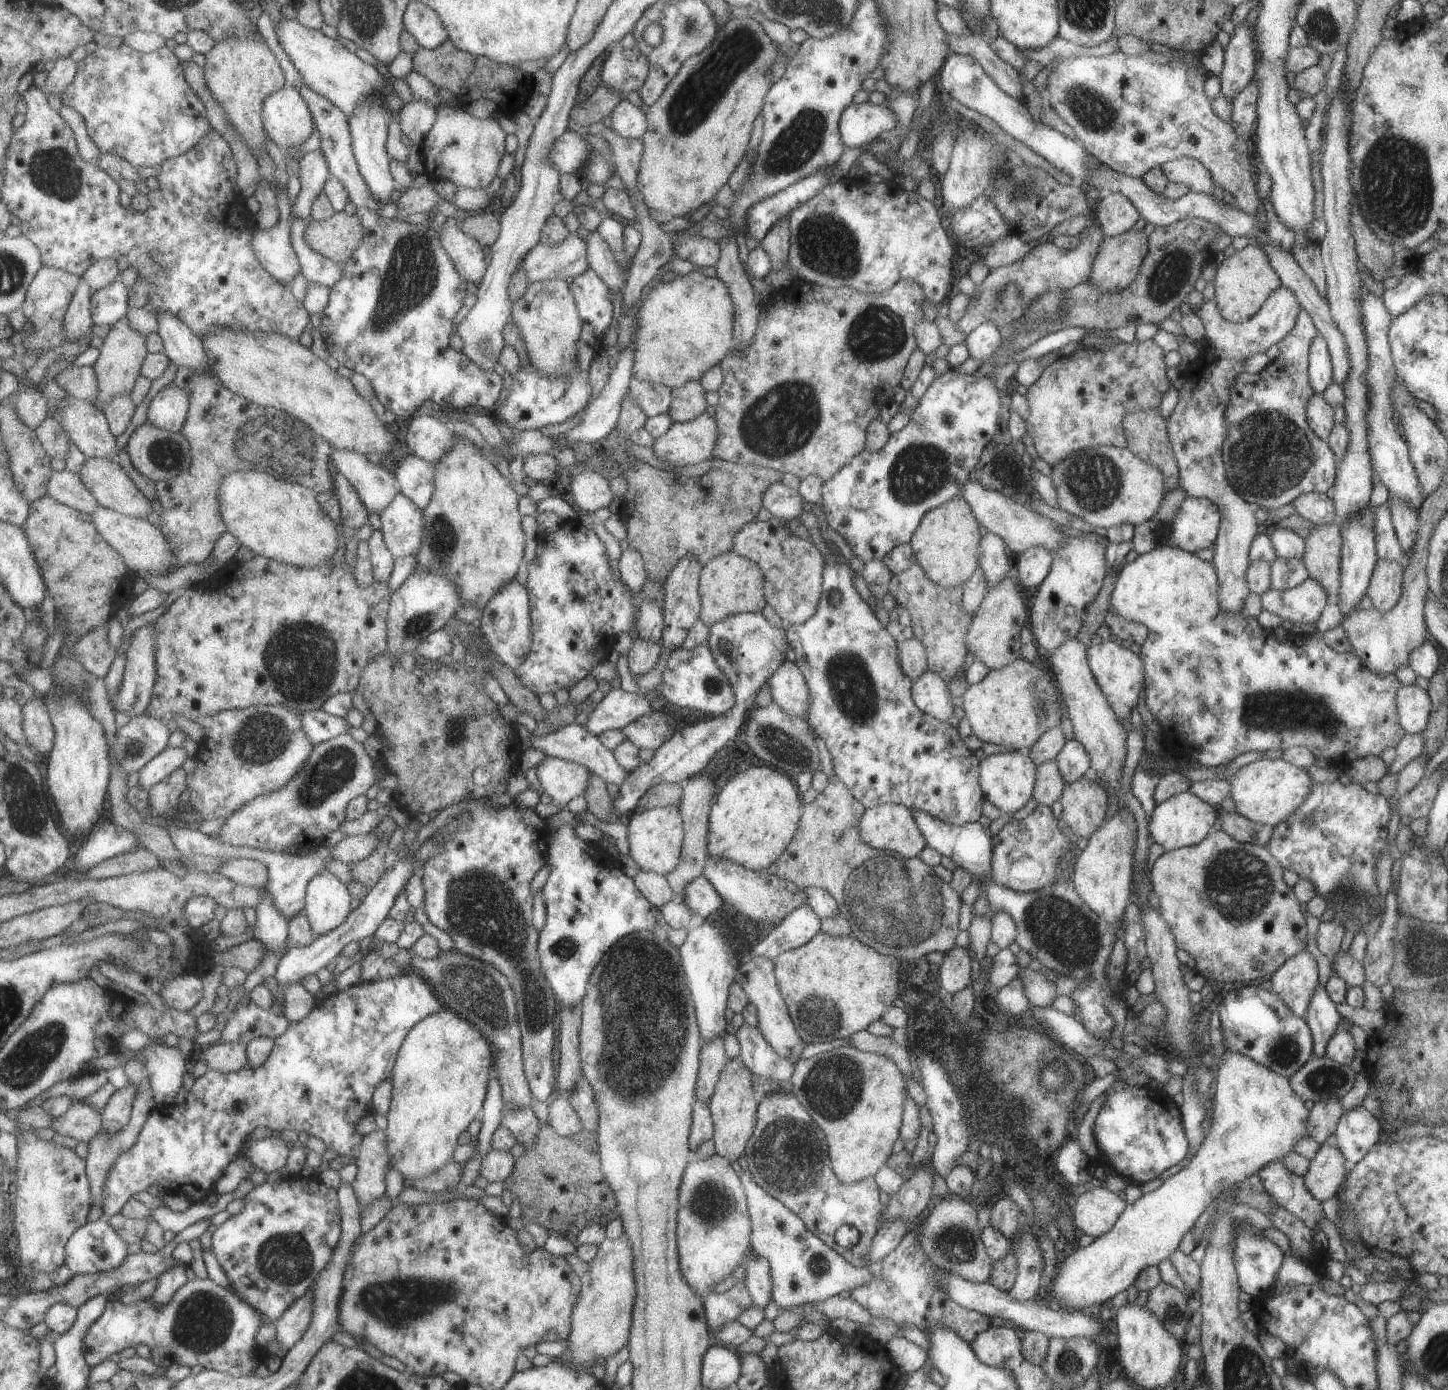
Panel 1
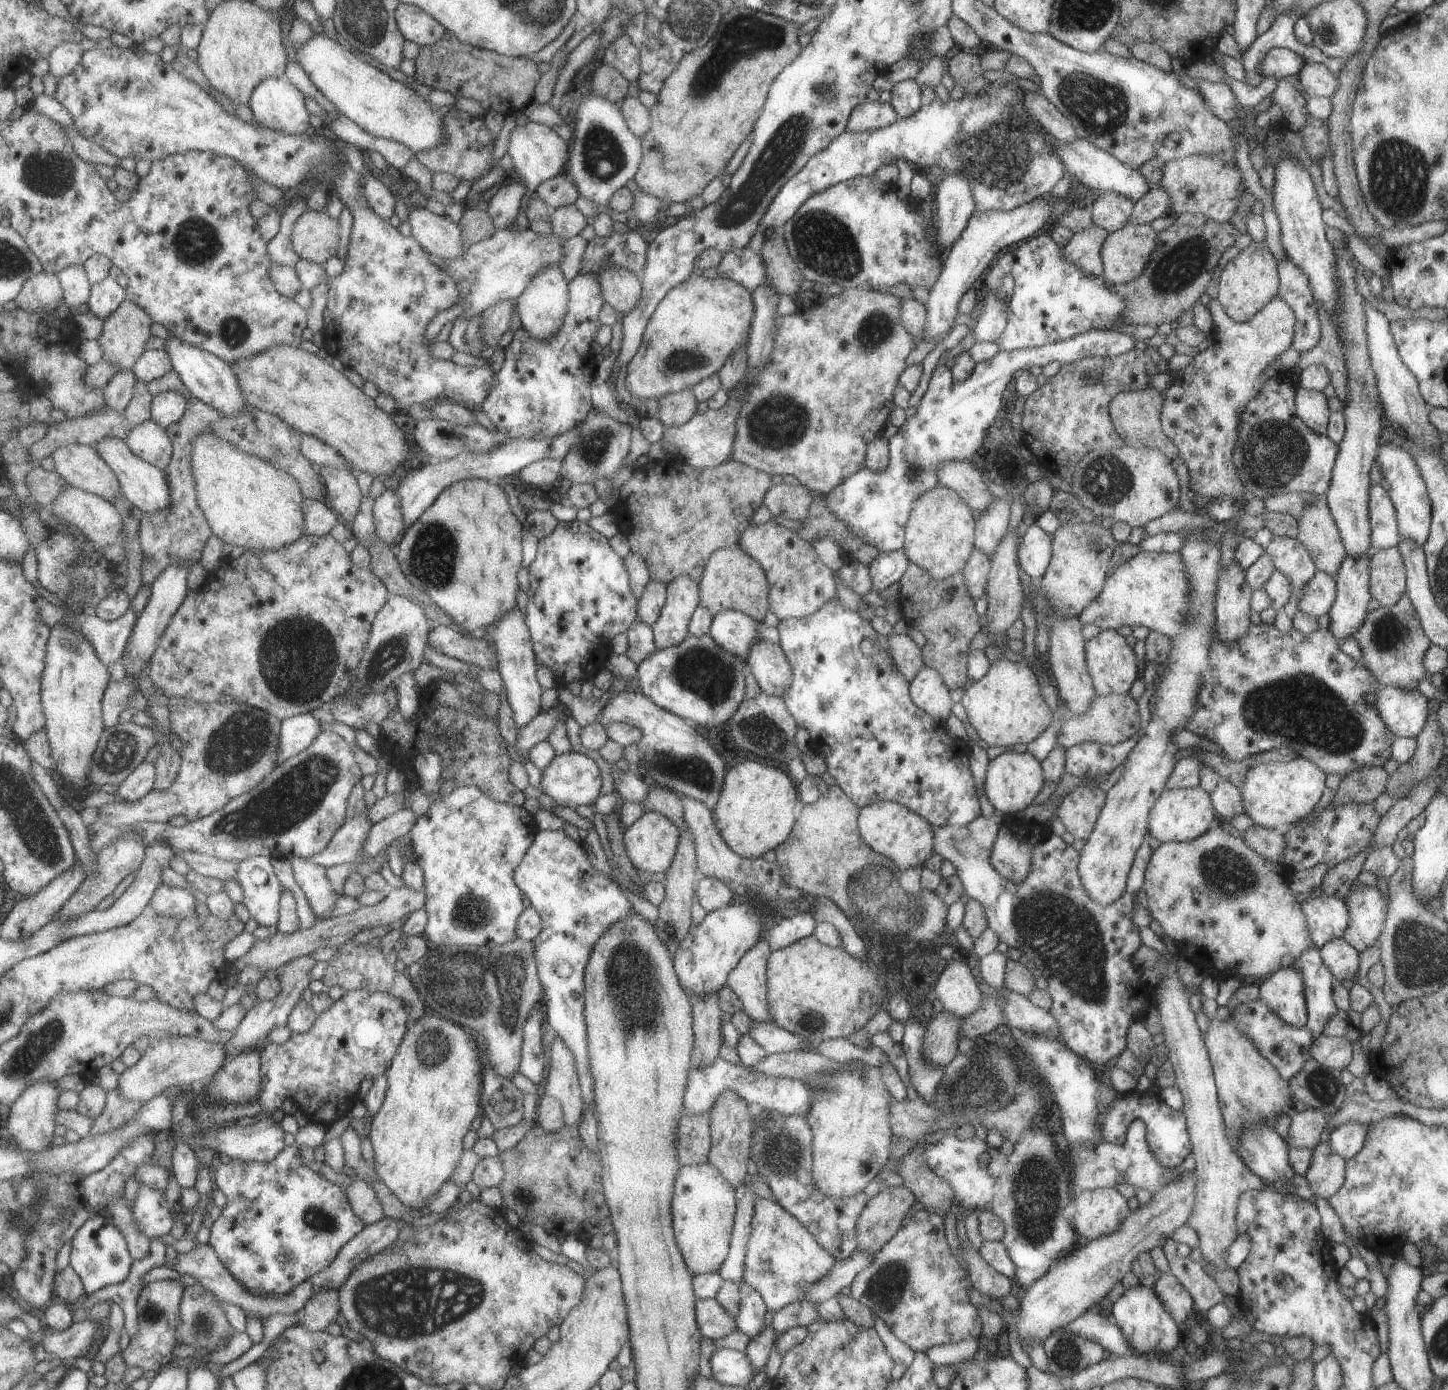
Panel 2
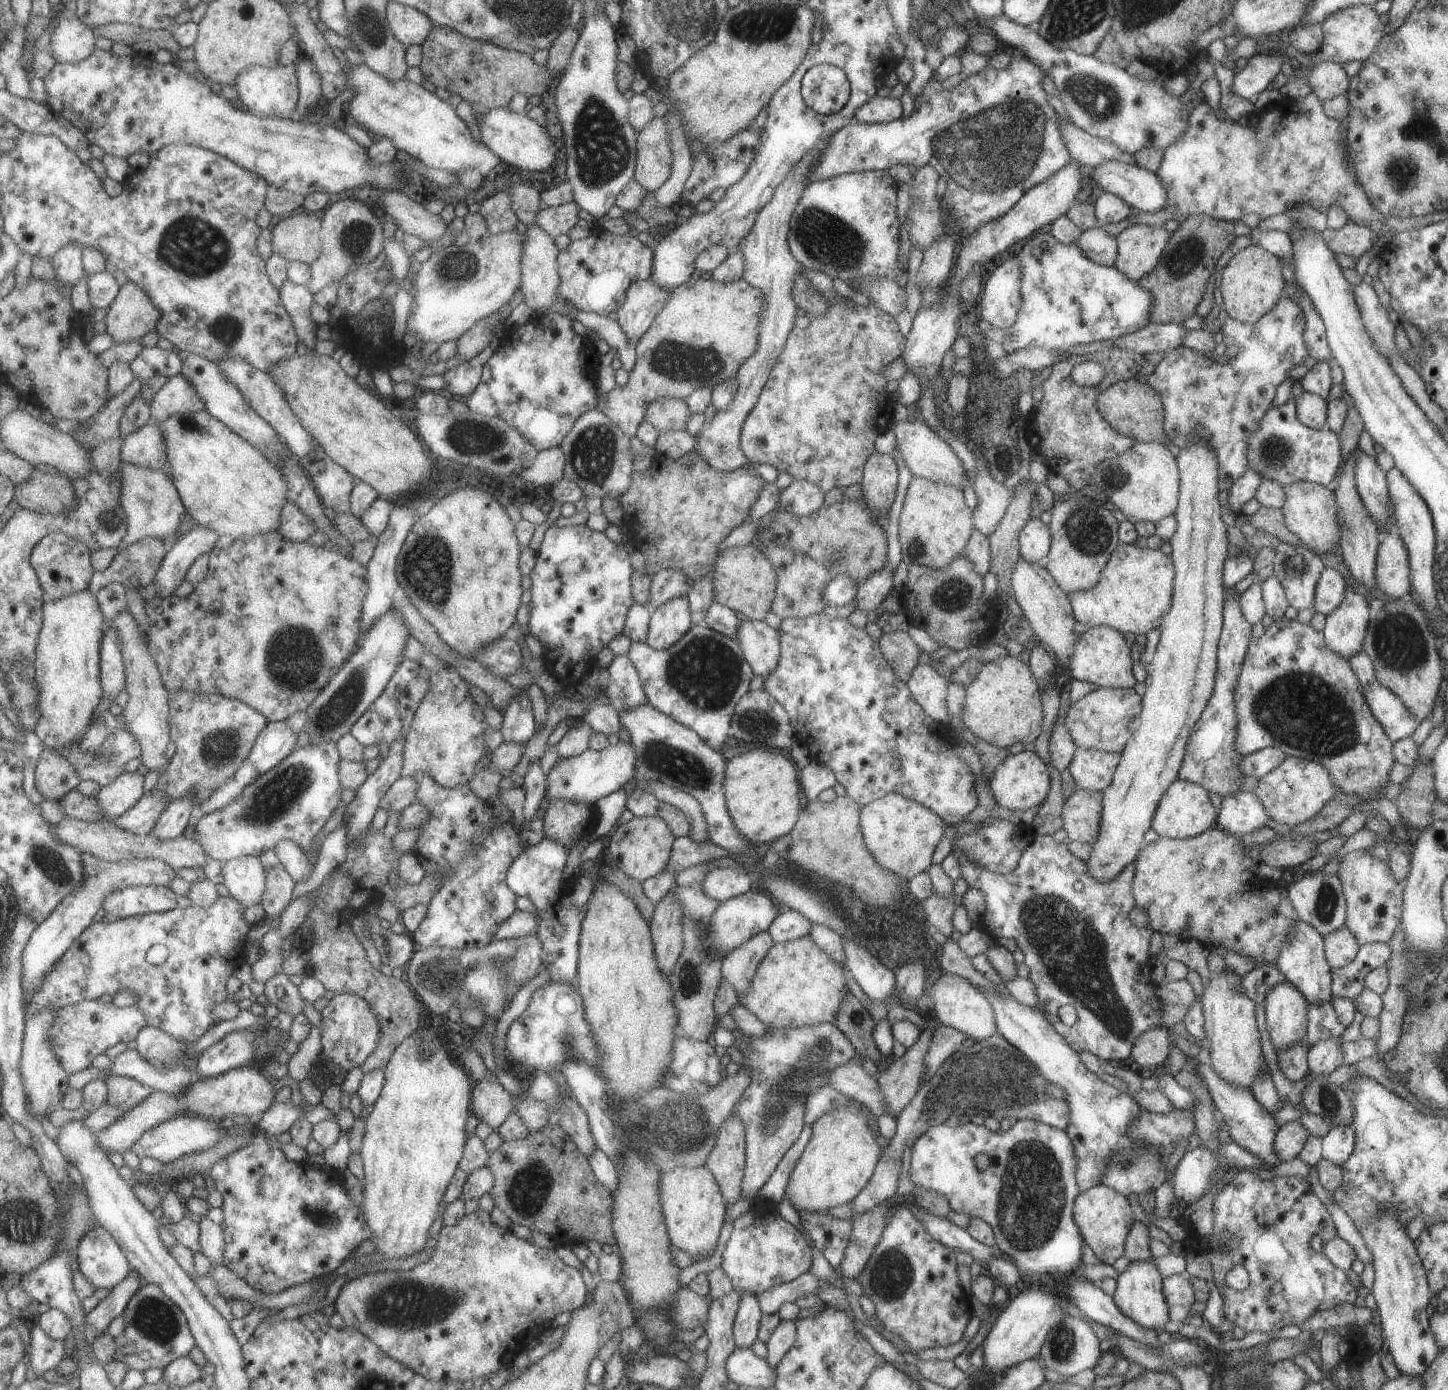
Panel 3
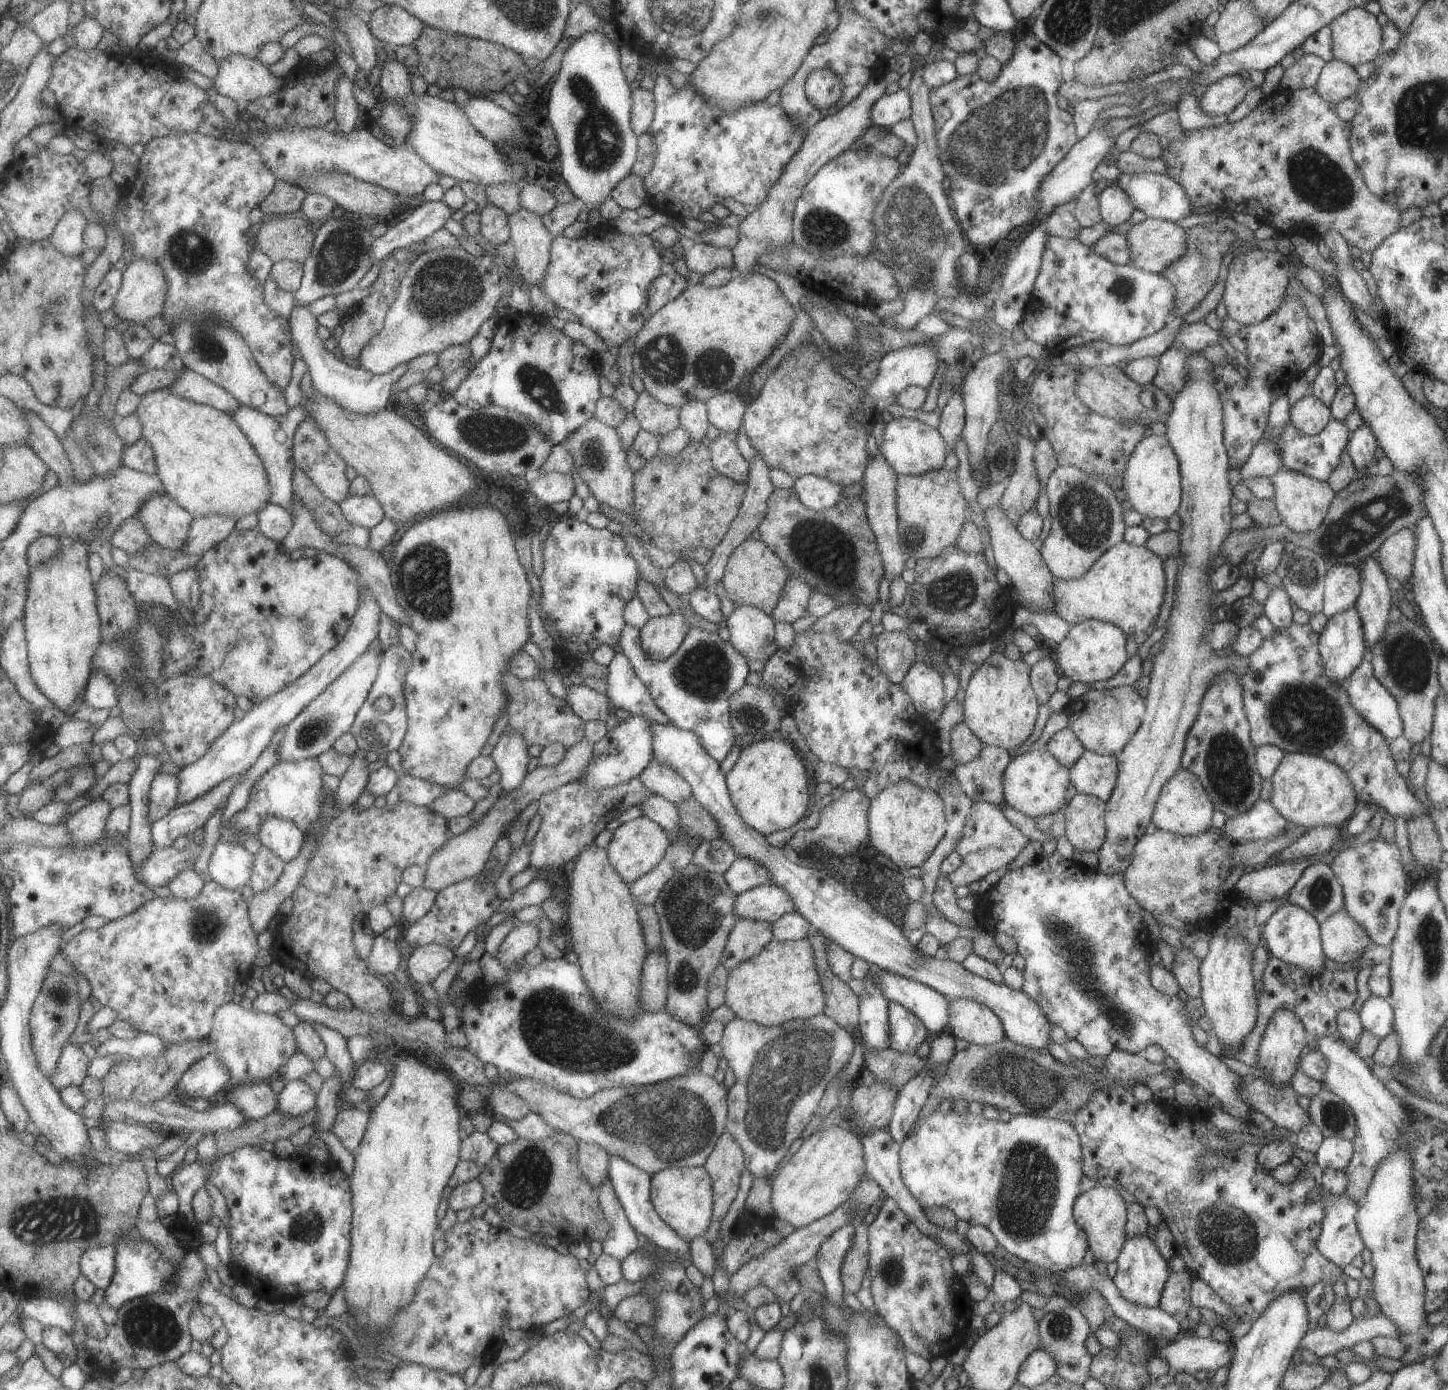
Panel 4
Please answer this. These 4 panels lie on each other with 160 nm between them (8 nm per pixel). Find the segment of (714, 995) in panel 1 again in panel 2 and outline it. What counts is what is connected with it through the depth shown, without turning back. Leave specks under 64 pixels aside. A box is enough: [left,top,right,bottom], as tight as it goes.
[672,900,763,997]

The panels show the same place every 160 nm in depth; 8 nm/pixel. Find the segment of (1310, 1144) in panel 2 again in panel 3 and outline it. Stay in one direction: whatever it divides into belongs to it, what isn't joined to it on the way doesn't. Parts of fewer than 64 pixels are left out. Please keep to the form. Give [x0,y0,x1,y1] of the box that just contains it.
[1273,1121,1308,1162]

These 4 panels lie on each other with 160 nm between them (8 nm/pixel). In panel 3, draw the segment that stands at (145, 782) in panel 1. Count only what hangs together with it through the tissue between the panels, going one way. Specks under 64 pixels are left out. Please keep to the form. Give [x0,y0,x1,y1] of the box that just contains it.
[97,772,145,822]

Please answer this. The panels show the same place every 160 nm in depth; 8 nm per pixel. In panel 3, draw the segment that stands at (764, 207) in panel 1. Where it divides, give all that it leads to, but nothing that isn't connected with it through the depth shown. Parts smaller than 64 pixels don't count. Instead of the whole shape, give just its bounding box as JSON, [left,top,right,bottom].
[806,52,1070,238]

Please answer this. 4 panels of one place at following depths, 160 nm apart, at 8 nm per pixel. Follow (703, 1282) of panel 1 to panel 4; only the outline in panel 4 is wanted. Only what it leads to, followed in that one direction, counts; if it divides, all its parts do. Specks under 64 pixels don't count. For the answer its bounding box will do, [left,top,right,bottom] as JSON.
[650,1165,712,1244]

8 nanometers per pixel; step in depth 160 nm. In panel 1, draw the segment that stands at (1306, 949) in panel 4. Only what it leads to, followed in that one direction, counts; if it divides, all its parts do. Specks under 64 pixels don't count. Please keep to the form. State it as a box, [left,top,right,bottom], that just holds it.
[1303,986,1341,1057]

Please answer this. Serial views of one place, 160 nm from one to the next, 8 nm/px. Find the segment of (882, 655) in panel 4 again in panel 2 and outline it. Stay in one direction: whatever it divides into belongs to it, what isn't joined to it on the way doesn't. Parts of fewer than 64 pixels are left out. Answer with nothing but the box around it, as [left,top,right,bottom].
[887,634,924,683]

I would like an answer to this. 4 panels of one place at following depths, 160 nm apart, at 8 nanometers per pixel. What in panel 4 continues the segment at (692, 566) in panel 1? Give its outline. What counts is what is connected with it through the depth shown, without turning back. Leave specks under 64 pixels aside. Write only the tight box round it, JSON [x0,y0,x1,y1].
[638,610,690,661]

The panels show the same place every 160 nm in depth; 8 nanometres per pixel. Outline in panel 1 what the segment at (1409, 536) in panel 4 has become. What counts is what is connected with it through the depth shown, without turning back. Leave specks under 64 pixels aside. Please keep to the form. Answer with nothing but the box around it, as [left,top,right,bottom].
[1366,559,1402,612]

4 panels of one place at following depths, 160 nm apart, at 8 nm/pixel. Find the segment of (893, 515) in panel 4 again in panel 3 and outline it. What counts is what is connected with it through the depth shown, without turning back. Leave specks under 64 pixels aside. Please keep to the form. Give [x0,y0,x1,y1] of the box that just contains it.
[860,453,897,518]

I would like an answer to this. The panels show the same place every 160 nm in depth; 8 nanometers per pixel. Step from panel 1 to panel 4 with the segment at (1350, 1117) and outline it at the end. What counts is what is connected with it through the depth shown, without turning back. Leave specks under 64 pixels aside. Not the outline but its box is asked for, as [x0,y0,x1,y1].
[1314,1137,1352,1171]

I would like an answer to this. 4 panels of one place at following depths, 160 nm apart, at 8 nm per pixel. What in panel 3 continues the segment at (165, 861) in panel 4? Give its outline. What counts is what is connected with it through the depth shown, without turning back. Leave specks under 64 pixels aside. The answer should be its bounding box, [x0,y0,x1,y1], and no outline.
[24,853,177,998]

